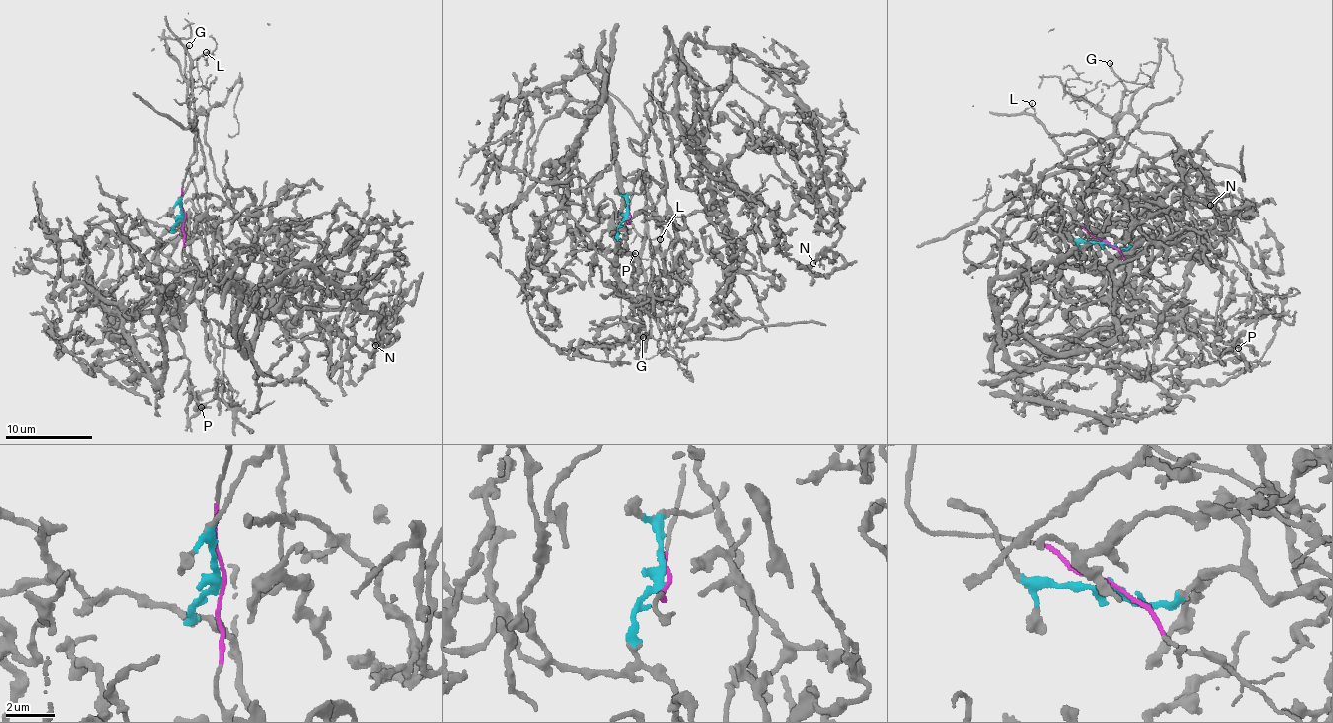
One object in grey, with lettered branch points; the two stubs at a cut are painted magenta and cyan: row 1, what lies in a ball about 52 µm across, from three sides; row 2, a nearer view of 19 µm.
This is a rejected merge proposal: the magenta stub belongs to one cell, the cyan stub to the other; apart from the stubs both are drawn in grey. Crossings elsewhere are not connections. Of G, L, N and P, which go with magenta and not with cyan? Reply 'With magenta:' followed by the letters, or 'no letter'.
With magenta: G, L

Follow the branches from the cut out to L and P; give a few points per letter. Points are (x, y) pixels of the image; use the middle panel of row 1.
L: (630, 217), (629, 208), (635, 176), (644, 170), (645, 239), (661, 239)
P: (628, 217), (617, 243), (636, 262), (634, 301), (613, 267), (617, 226), (626, 227), (622, 256), (636, 252)

